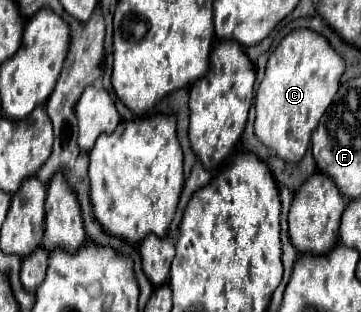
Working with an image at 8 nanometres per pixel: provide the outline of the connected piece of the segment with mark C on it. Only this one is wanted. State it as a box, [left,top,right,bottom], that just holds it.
[254,28,344,162]

